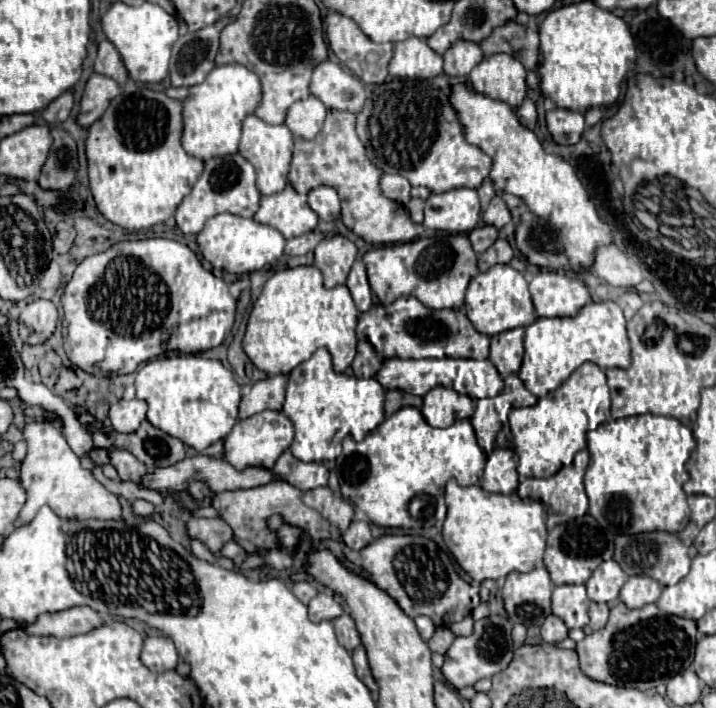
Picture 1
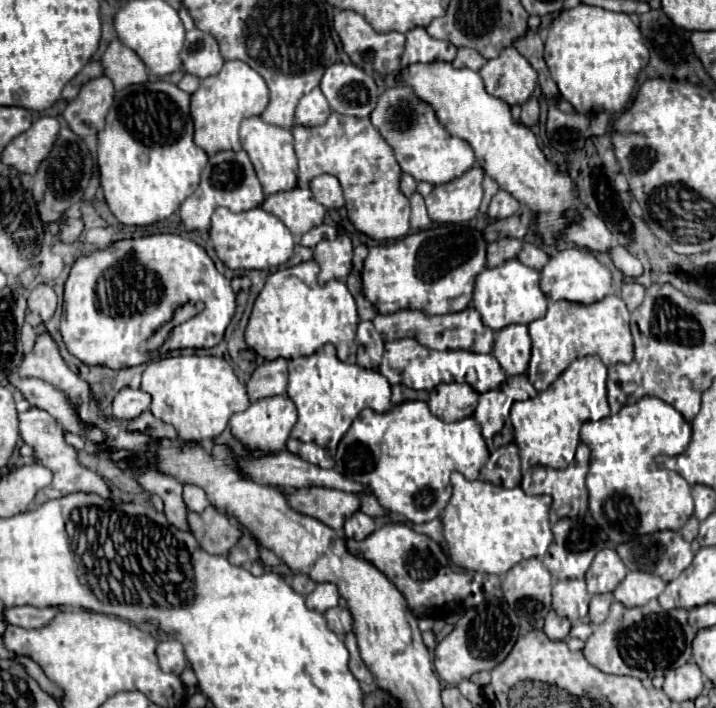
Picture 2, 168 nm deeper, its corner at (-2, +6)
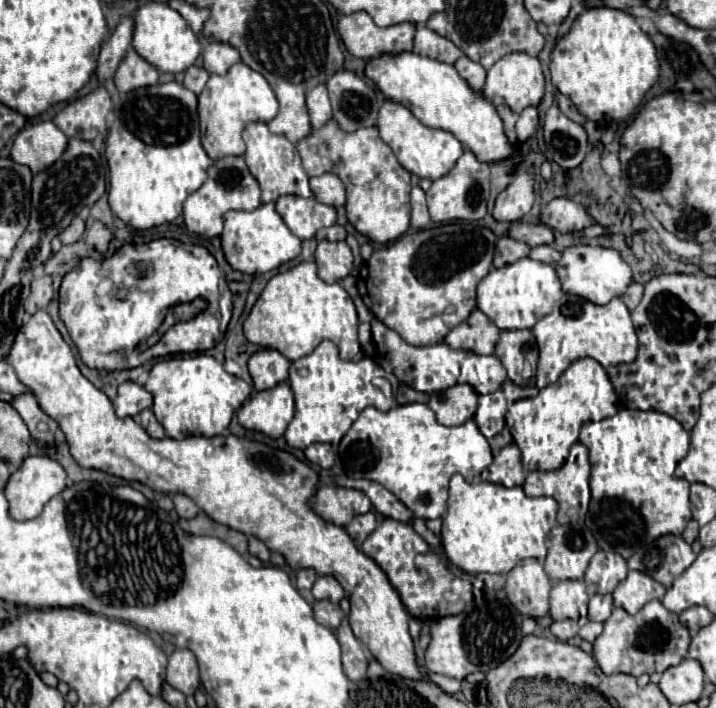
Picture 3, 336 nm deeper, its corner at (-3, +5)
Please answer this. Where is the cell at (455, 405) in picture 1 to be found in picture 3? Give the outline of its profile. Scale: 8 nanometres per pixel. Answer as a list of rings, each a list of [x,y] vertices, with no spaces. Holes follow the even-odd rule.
[[[453,385],[431,395],[429,407],[441,425],[461,425],[473,419],[479,395],[469,385]]]

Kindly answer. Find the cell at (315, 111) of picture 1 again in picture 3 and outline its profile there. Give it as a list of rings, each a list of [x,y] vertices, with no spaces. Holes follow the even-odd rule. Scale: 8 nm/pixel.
[[[317,85],[313,91],[309,91],[307,109],[309,109],[313,129],[323,127],[331,119],[331,103],[329,103],[325,85]]]

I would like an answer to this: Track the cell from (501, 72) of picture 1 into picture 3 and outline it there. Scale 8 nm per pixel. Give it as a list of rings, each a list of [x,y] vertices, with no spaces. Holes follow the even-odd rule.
[[[509,53],[501,57],[489,71],[483,87],[483,97],[493,105],[507,105],[513,113],[521,113],[527,107],[537,107],[545,93],[545,77],[537,57],[527,53]]]

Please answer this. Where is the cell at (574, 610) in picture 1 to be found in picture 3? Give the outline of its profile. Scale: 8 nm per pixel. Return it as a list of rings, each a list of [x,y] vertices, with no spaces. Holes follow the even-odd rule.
[[[570,579],[555,583],[551,589],[551,599],[549,599],[549,615],[553,621],[563,621],[563,619],[579,619],[579,605],[587,599],[587,585],[585,579],[572,581]]]

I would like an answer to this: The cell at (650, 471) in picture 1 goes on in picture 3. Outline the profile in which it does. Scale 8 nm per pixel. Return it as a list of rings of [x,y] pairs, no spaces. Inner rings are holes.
[[[623,409],[613,417],[607,417],[599,423],[585,423],[581,427],[579,443],[589,449],[591,465],[589,487],[591,500],[585,525],[597,539],[597,545],[603,551],[619,553],[623,559],[629,559],[639,543],[651,543],[661,535],[681,535],[685,525],[691,519],[689,505],[689,483],[685,479],[673,477],[671,469],[677,465],[689,451],[689,433],[673,417],[659,411],[637,411]]]

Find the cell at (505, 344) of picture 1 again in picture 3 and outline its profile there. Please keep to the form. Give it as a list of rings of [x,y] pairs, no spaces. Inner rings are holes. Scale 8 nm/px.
[[[501,331],[495,355],[515,385],[523,385],[529,379],[533,383],[539,349],[531,331]]]

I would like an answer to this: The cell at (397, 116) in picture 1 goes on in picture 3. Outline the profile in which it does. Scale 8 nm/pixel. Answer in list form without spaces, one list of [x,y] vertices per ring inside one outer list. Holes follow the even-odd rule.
[[[385,101],[383,107],[379,109],[377,129],[379,129],[381,139],[391,147],[397,161],[409,173],[419,175],[419,177],[427,177],[431,181],[439,179],[441,175],[447,175],[463,151],[463,145],[449,131],[433,129],[433,127],[419,123],[419,119],[407,107],[403,107],[401,103],[395,103],[395,101]]]

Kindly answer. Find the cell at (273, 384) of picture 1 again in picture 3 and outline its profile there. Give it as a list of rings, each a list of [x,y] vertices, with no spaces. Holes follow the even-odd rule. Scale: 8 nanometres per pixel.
[[[259,349],[247,361],[247,367],[257,391],[275,387],[277,383],[285,381],[289,365],[291,361],[275,349]]]

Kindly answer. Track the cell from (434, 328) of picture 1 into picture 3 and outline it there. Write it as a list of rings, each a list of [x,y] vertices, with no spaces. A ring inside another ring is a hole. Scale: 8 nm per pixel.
[[[475,309],[465,323],[451,329],[451,333],[445,337],[445,343],[449,343],[453,349],[473,351],[477,355],[493,355],[497,339],[499,329],[483,311]]]

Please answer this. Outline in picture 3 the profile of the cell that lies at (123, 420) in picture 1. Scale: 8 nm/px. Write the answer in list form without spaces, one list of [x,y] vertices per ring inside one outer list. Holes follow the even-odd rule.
[[[125,381],[119,385],[119,393],[117,393],[113,405],[115,405],[115,413],[119,417],[137,417],[143,409],[153,405],[153,397],[145,387],[137,385],[133,381]]]

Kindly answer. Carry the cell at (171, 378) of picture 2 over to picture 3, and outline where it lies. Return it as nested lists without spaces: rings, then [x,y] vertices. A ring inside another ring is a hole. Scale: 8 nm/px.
[[[195,355],[187,359],[167,359],[155,363],[145,389],[153,395],[153,413],[163,425],[165,435],[171,439],[221,435],[229,427],[233,413],[251,395],[251,387],[243,379],[229,375],[211,355]]]

